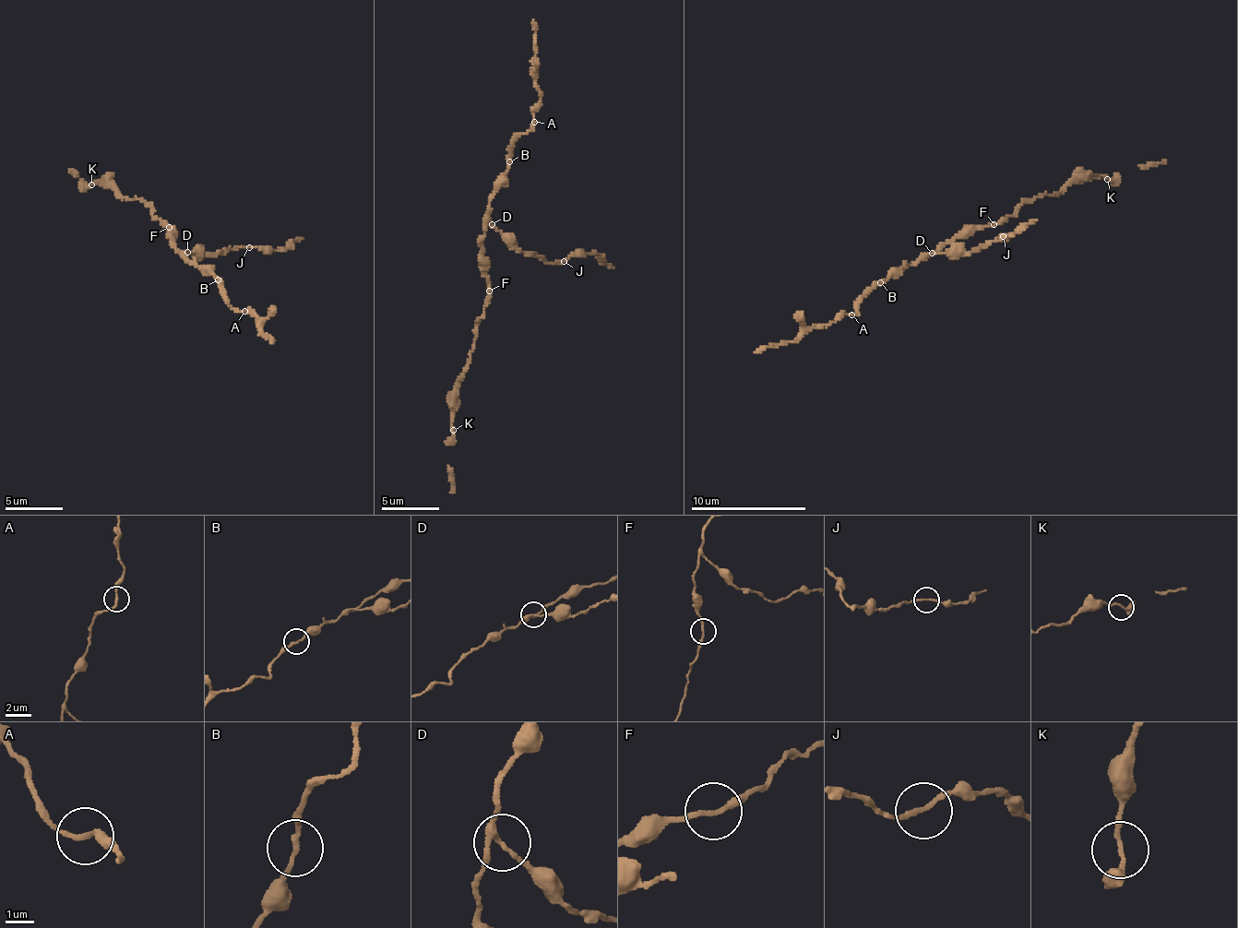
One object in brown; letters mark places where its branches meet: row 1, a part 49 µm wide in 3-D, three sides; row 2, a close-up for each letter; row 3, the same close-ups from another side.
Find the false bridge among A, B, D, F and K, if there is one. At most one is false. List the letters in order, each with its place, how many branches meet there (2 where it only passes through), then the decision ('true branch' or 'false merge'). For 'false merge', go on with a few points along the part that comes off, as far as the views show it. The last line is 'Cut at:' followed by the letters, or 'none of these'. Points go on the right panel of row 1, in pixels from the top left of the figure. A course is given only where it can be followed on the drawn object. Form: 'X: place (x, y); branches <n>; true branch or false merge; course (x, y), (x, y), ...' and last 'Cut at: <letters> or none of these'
A: place (851, 315); branches 2; true branch
B: place (880, 282); branches 2; true branch
D: place (932, 253); branches 3; true branch
F: place (993, 224); branches 2; true branch
K: place (1107, 179); branches 2; true branch
Cut at: none of these

